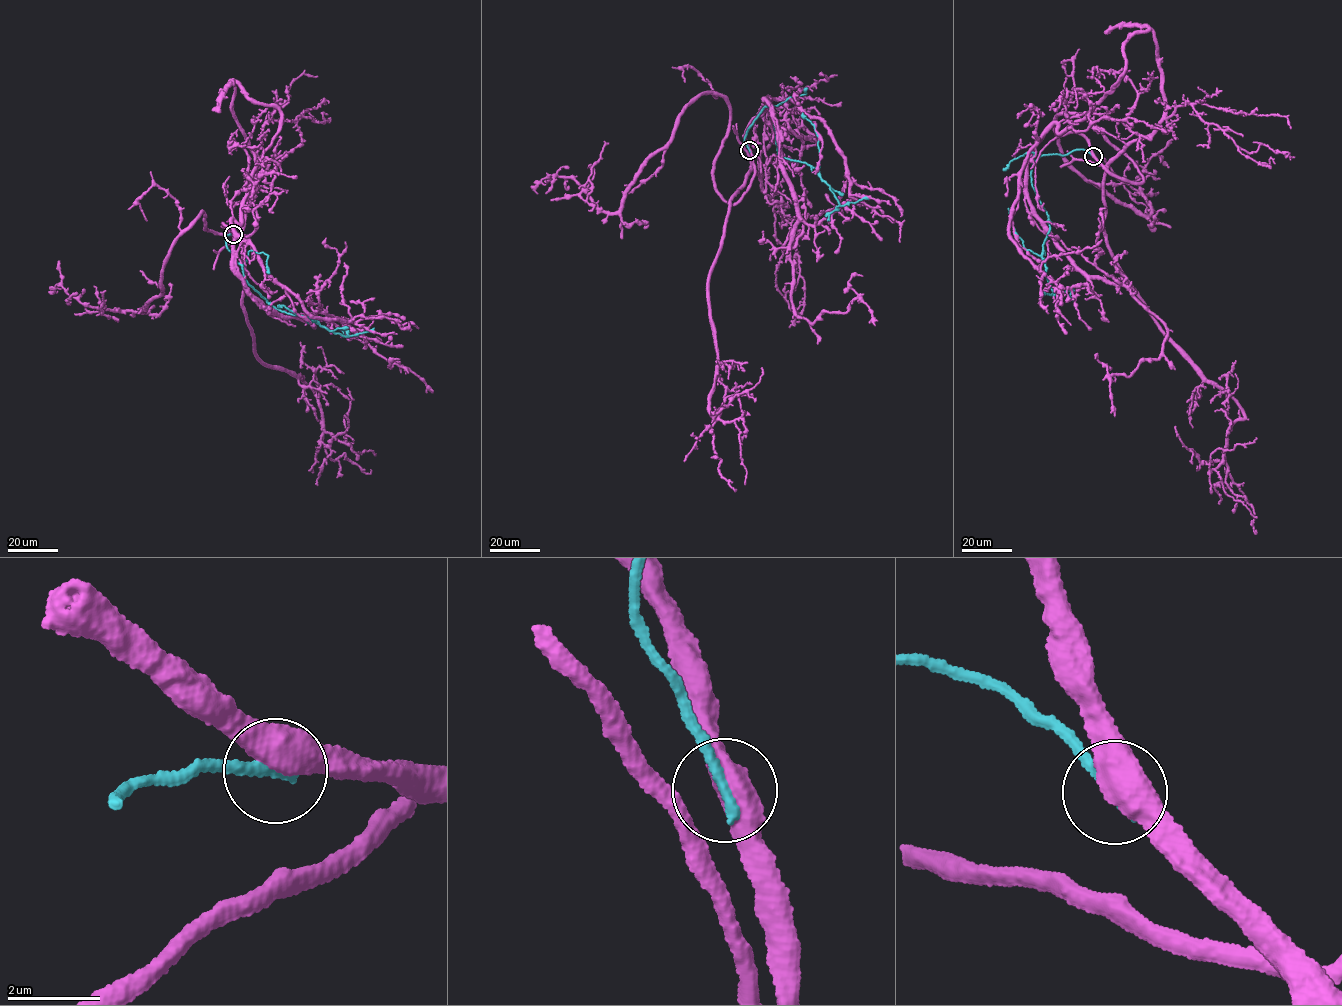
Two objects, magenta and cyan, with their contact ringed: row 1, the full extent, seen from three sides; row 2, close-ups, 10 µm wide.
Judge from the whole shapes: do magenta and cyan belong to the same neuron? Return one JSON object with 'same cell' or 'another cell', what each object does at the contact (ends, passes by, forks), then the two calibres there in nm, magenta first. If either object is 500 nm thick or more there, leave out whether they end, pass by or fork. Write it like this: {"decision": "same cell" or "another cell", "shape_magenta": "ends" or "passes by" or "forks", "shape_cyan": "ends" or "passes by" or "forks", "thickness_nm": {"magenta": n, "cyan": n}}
{"decision": "another cell", "thickness_nm": {"magenta": 550, "cyan": 300}}

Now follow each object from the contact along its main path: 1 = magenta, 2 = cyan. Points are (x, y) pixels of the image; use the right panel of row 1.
1: (1093, 156), (1144, 180), (1089, 118), (1056, 116), (1071, 168), (1149, 215), (1104, 158)
2: (1093, 156), (1075, 149), (1041, 155), (1033, 165), (1032, 184), (1050, 229), (1041, 256), (1056, 294), (1044, 292)

